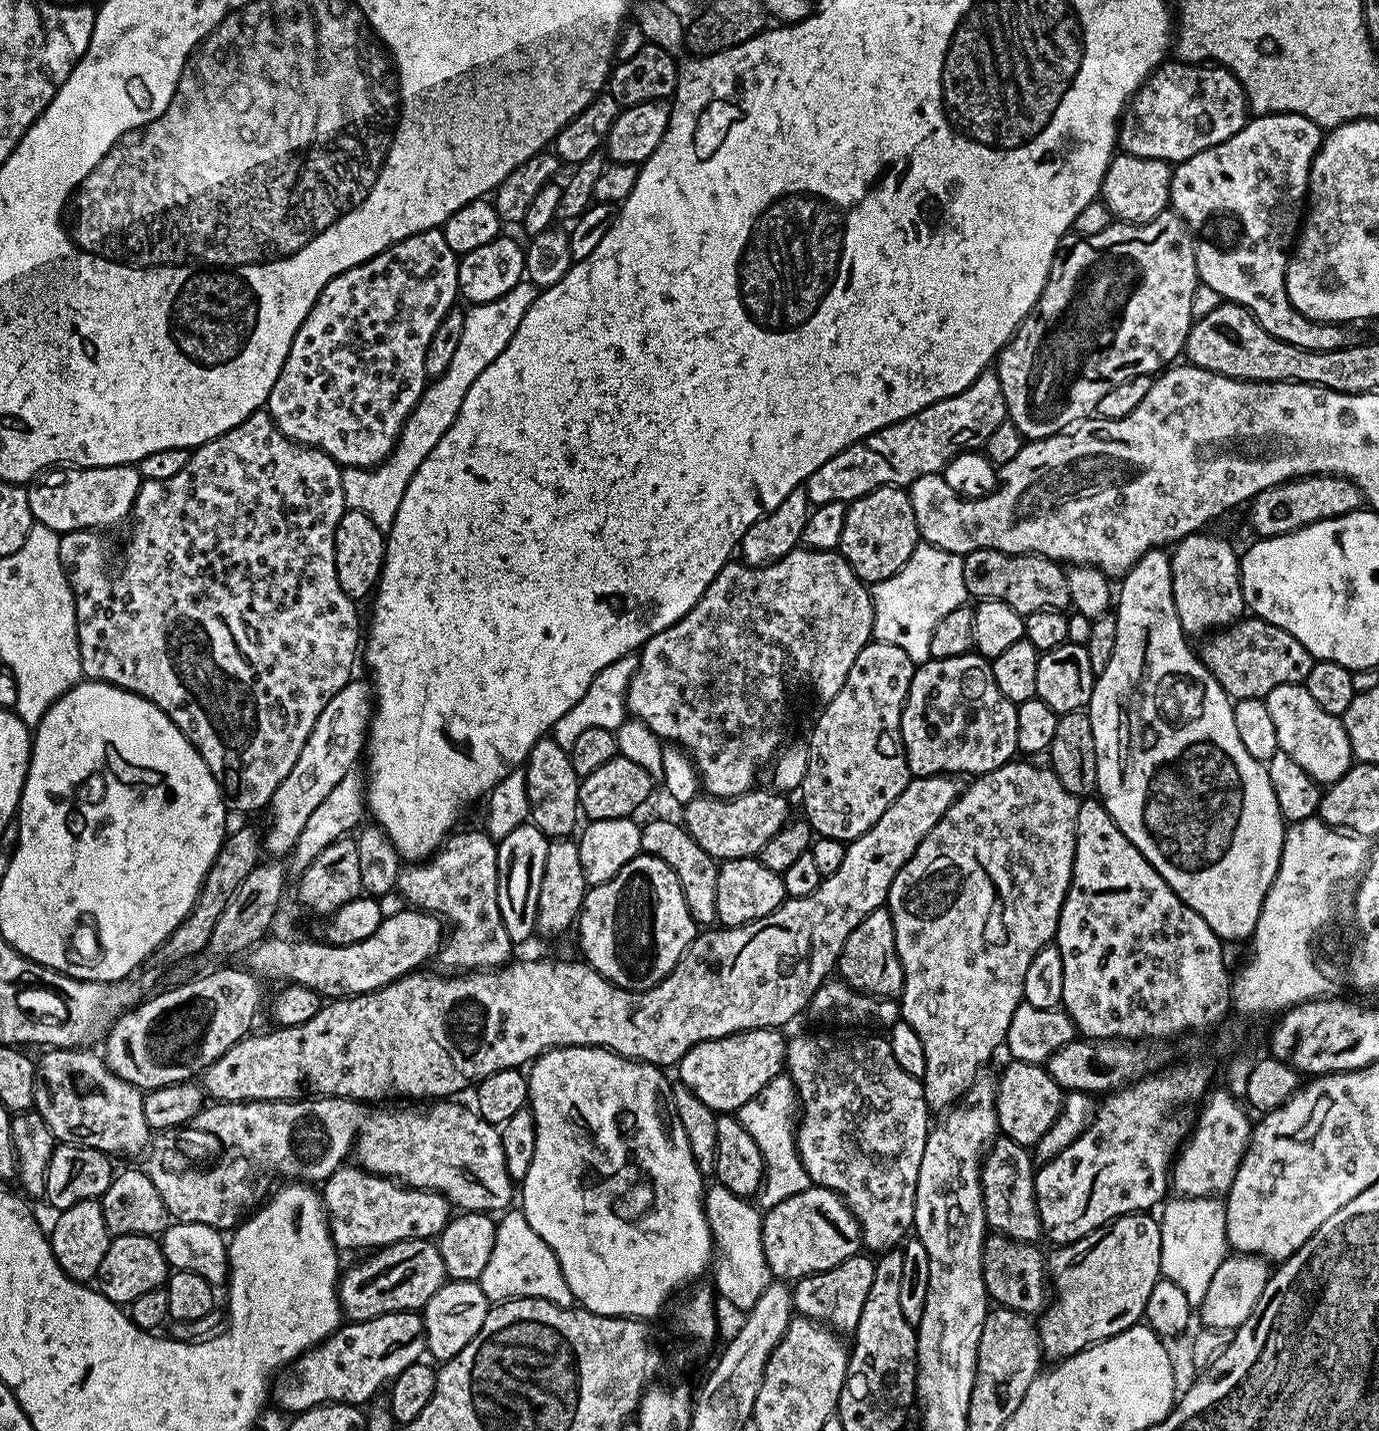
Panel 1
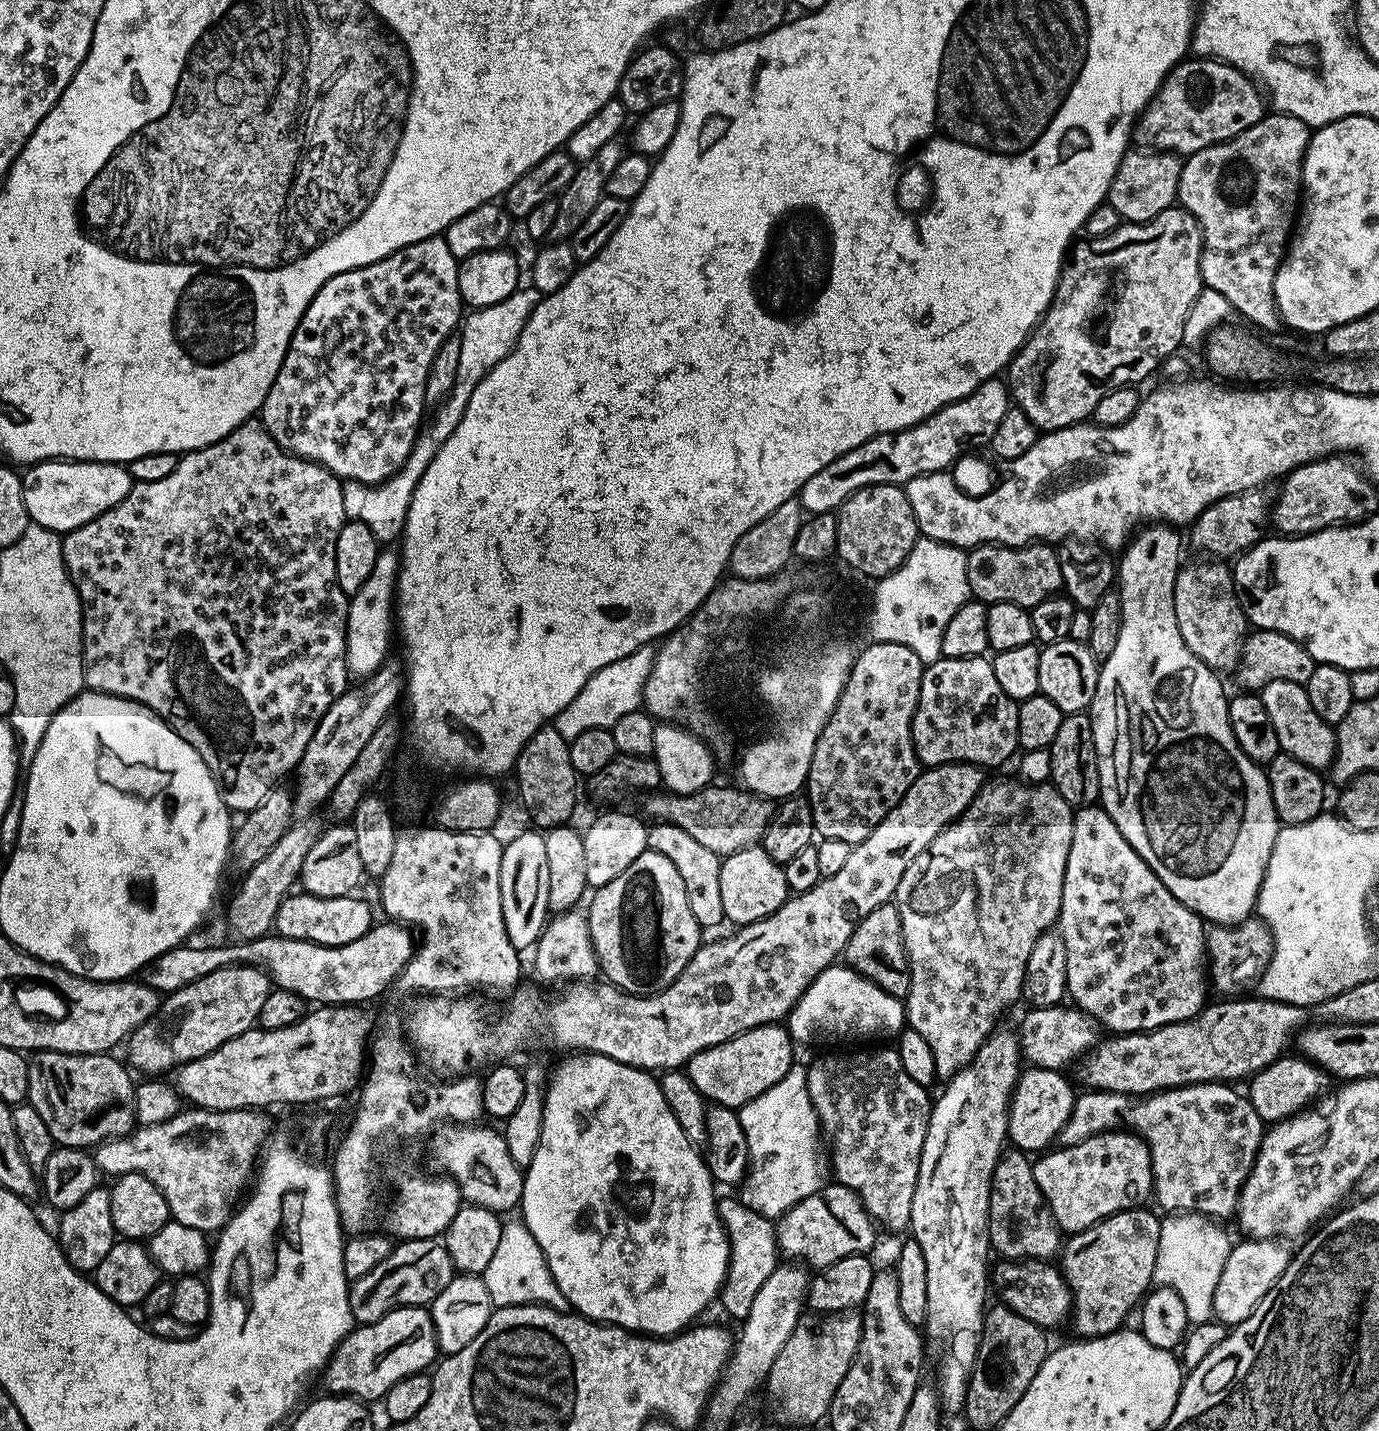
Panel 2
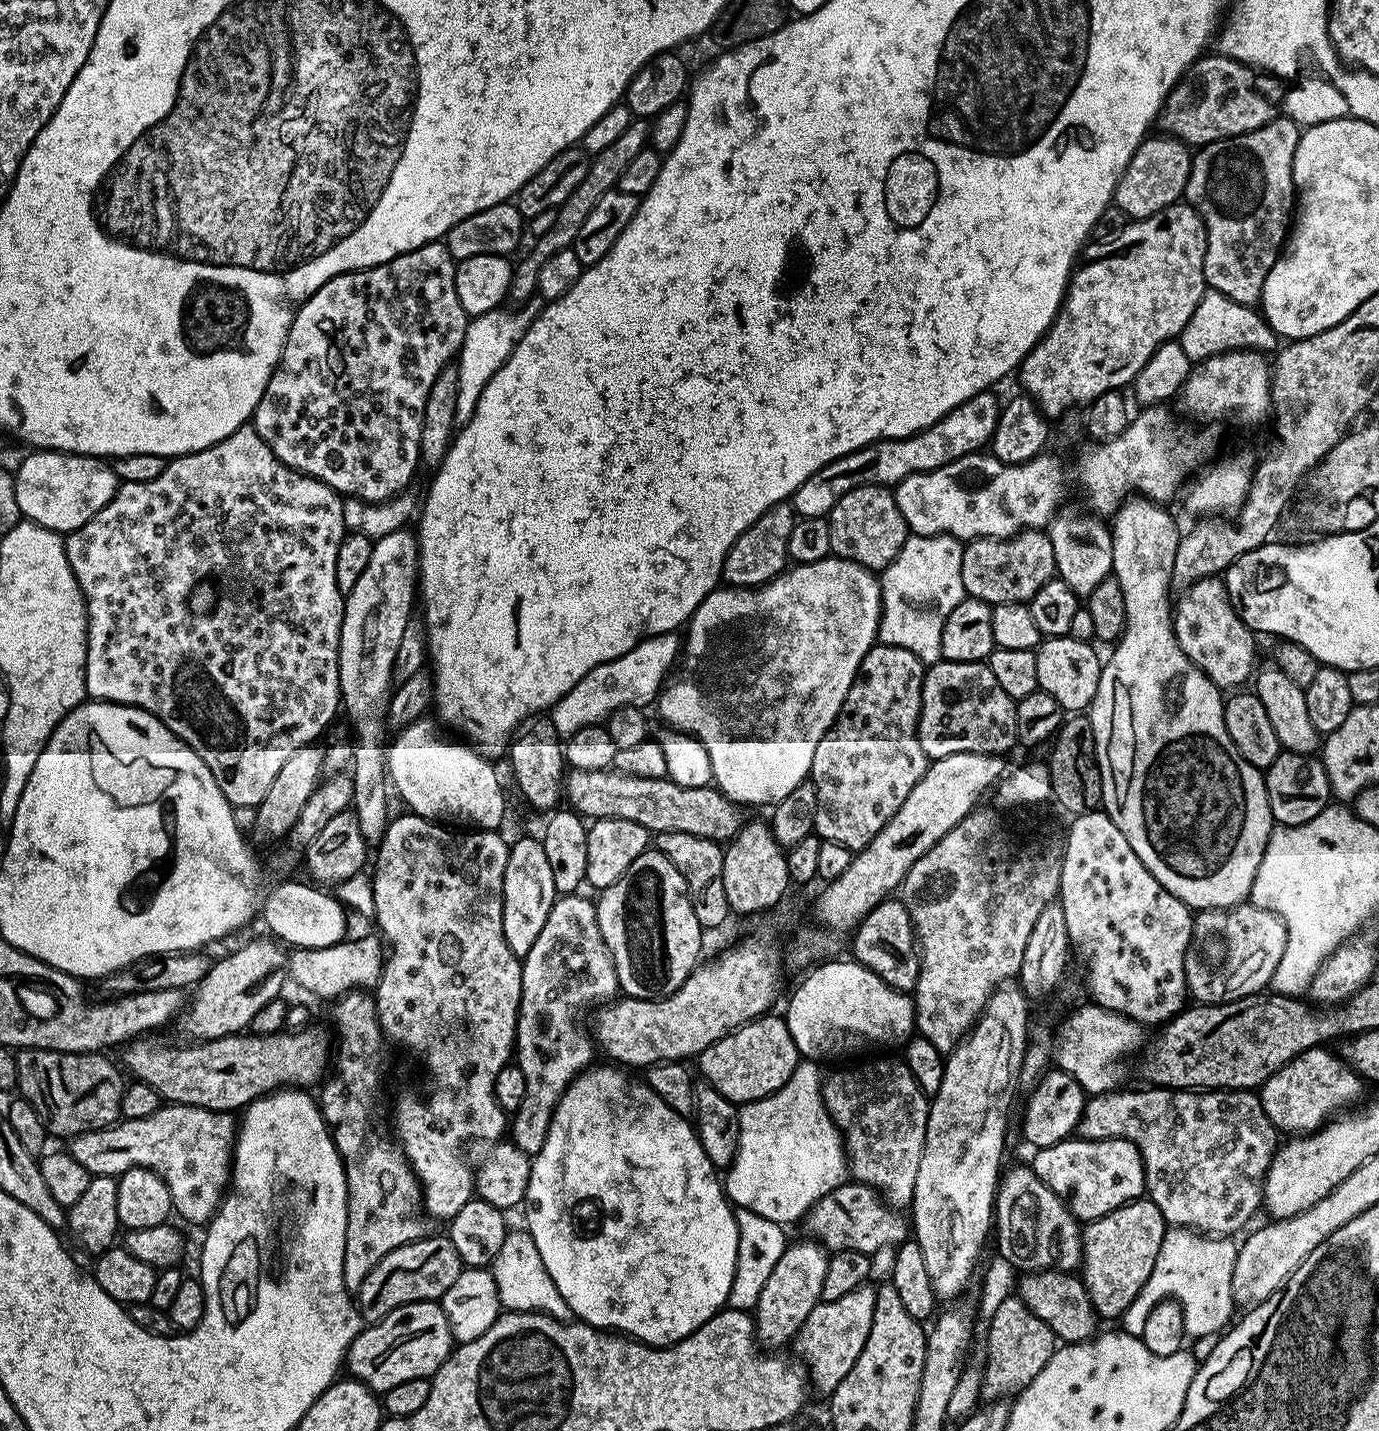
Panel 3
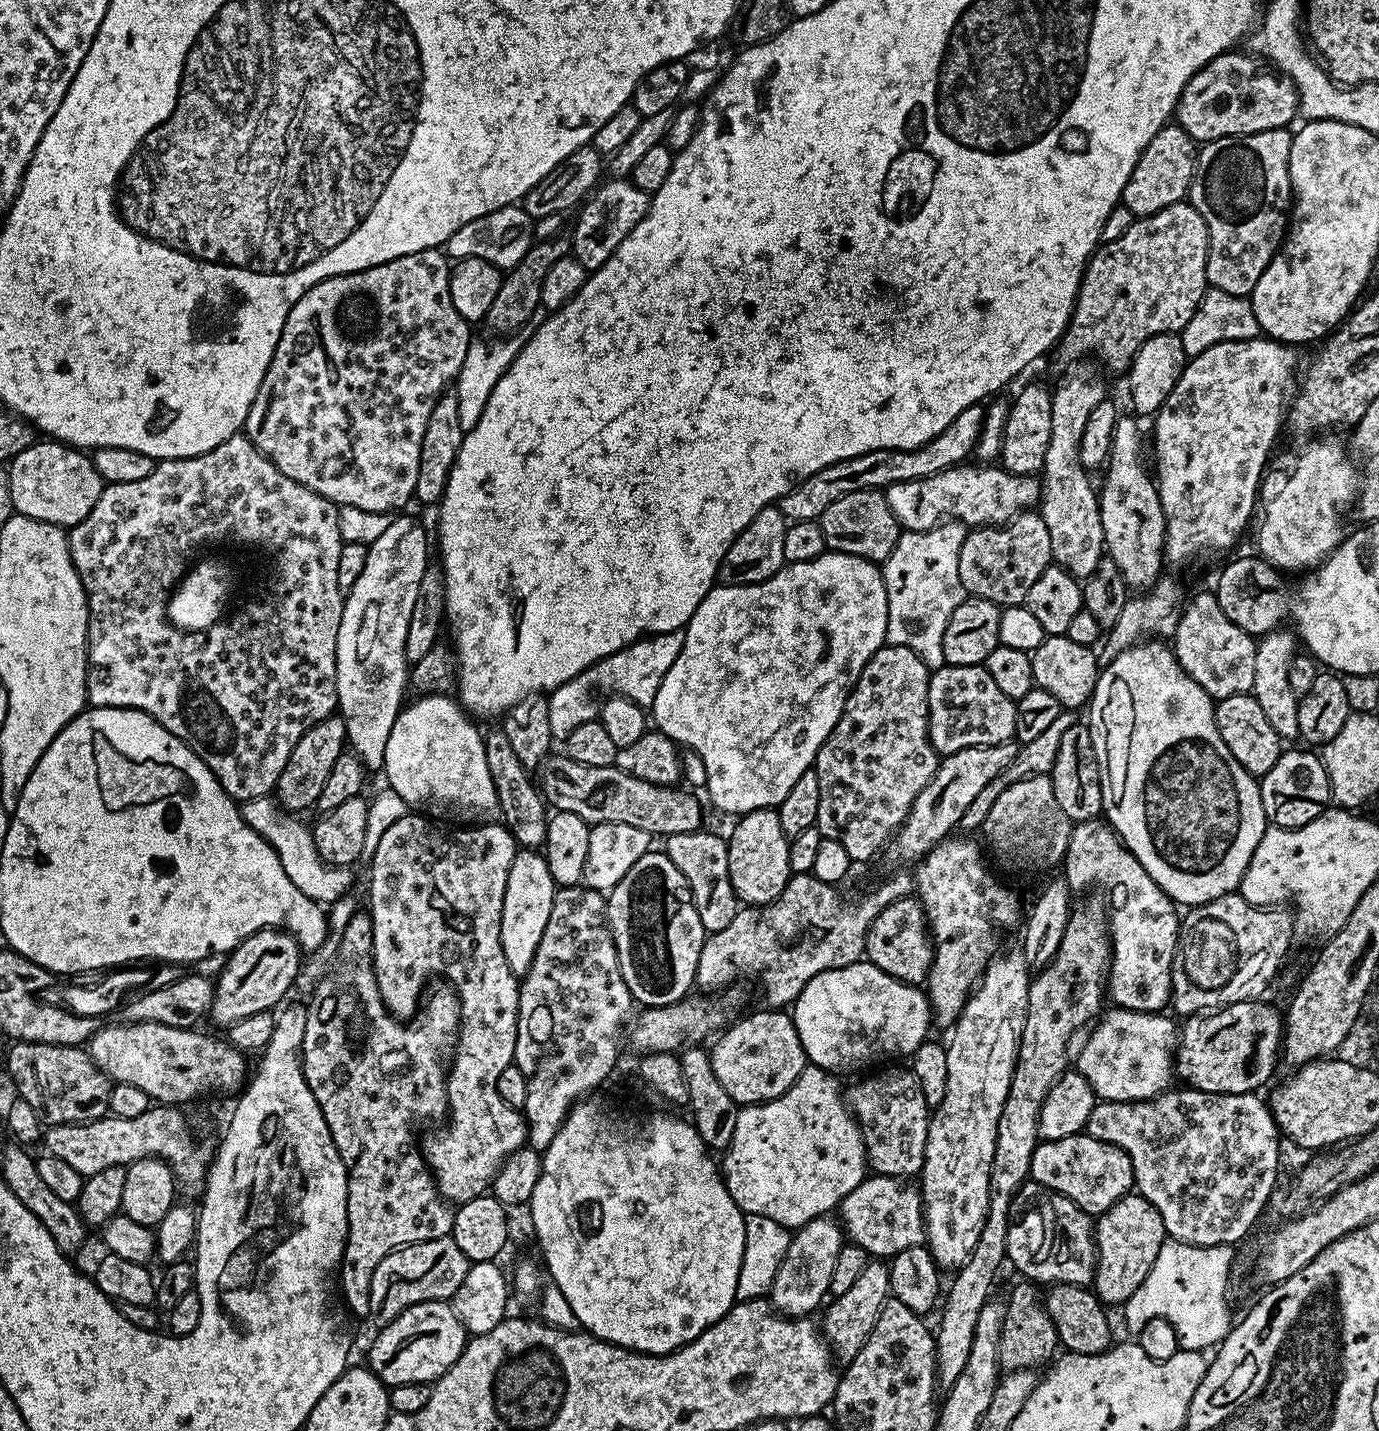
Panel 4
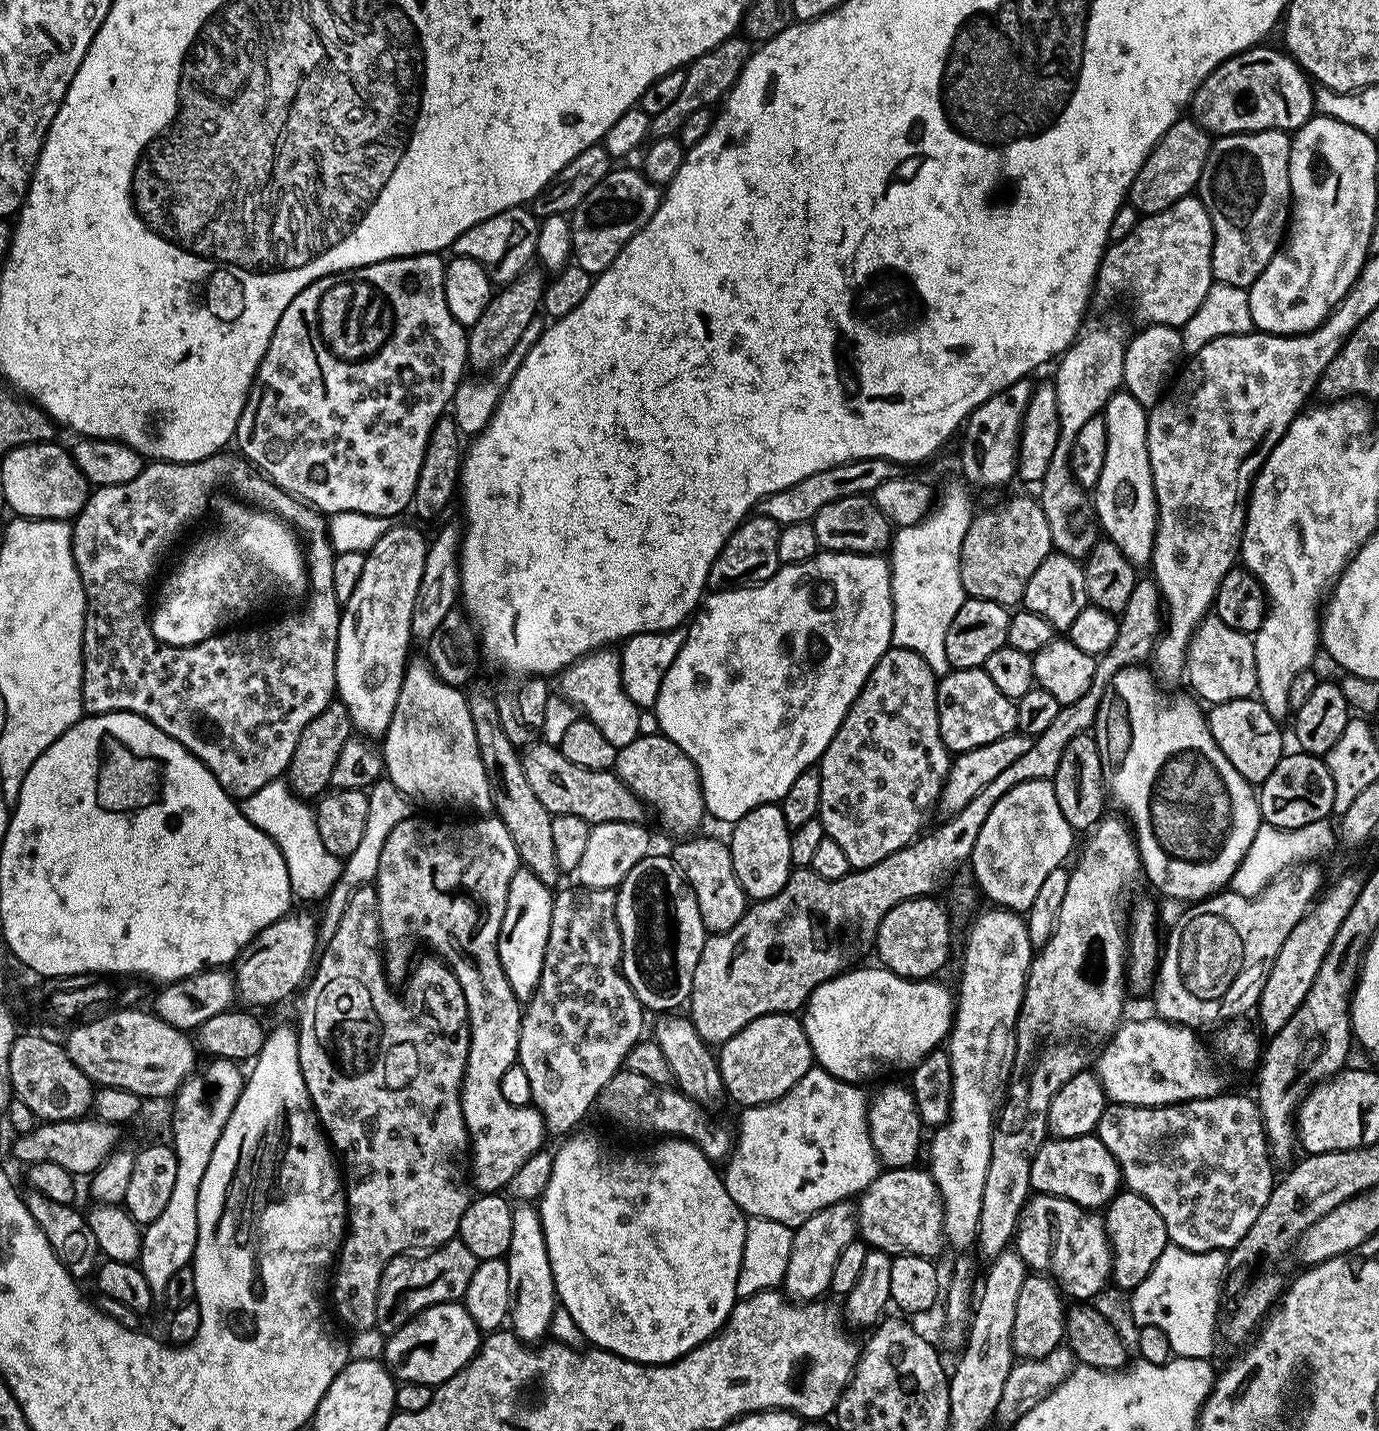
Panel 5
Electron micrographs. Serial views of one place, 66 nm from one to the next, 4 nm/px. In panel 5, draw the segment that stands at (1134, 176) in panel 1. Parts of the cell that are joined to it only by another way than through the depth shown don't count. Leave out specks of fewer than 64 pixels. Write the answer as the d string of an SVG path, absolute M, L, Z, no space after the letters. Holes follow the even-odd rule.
M1191 118L1175 120L1162 134L1162 138L1148 153L1146 162L1138 170L1134 182L1126 197L1127 203L1133 204L1136 211L1144 216L1153 216L1162 210L1172 208L1184 196L1191 196L1197 191L1200 175L1206 166L1206 158L1212 149L1213 137Z

